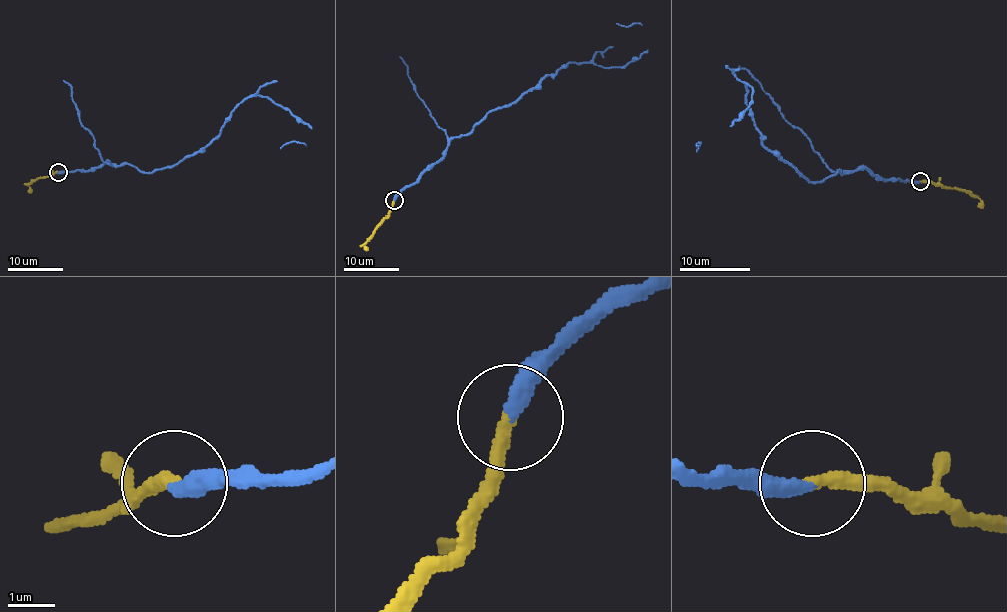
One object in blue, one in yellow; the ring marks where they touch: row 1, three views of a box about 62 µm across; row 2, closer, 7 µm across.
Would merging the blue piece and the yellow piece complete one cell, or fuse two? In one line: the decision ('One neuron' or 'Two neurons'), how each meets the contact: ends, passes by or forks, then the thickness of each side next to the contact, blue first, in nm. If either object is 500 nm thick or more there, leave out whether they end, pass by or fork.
Two neurons. At the ring blue ends. At the ring yellow ends. Thickness 320 nm (blue) against 300 nm

